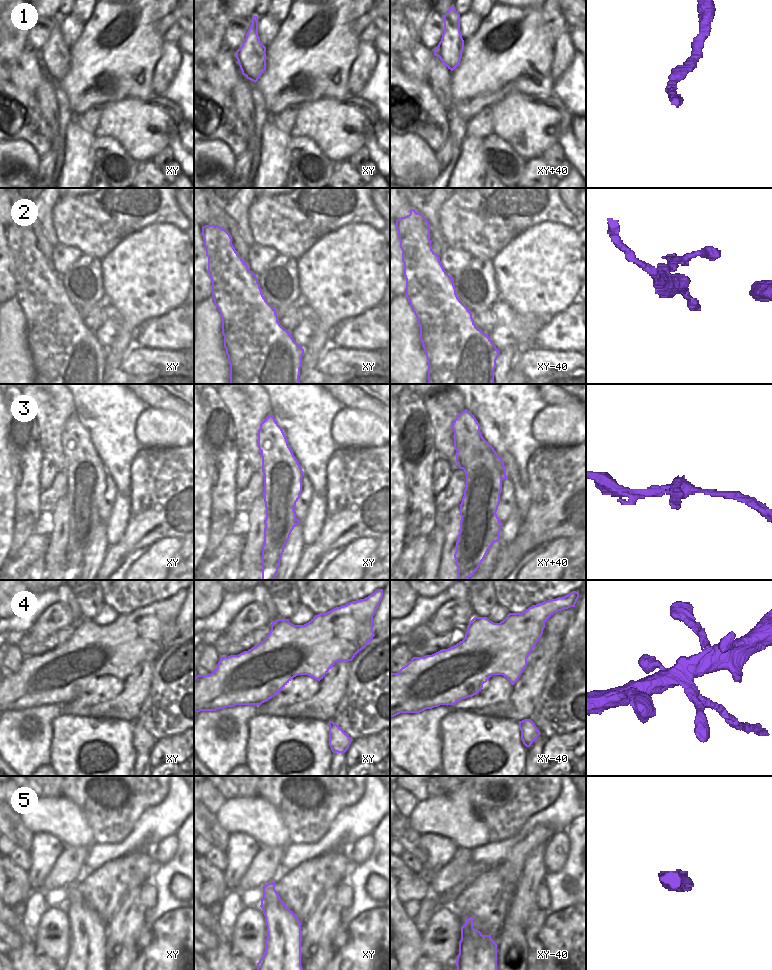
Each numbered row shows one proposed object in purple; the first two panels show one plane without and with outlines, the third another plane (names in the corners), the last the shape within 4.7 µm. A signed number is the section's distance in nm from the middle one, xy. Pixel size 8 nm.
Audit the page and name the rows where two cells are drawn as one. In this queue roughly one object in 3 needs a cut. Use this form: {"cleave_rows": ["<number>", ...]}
{"cleave_rows": ["1", "2", "3", "4"]}

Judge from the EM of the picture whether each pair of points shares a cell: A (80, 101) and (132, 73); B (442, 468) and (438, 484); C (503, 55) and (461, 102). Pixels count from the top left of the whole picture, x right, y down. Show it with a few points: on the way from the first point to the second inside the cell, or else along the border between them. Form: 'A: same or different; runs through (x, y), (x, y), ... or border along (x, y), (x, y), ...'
A: same; runs through (93, 91), (101, 91), (119, 73)
B: same; runs through (442, 472), (439, 480)
C: same; runs through (492, 67), (471, 90)

